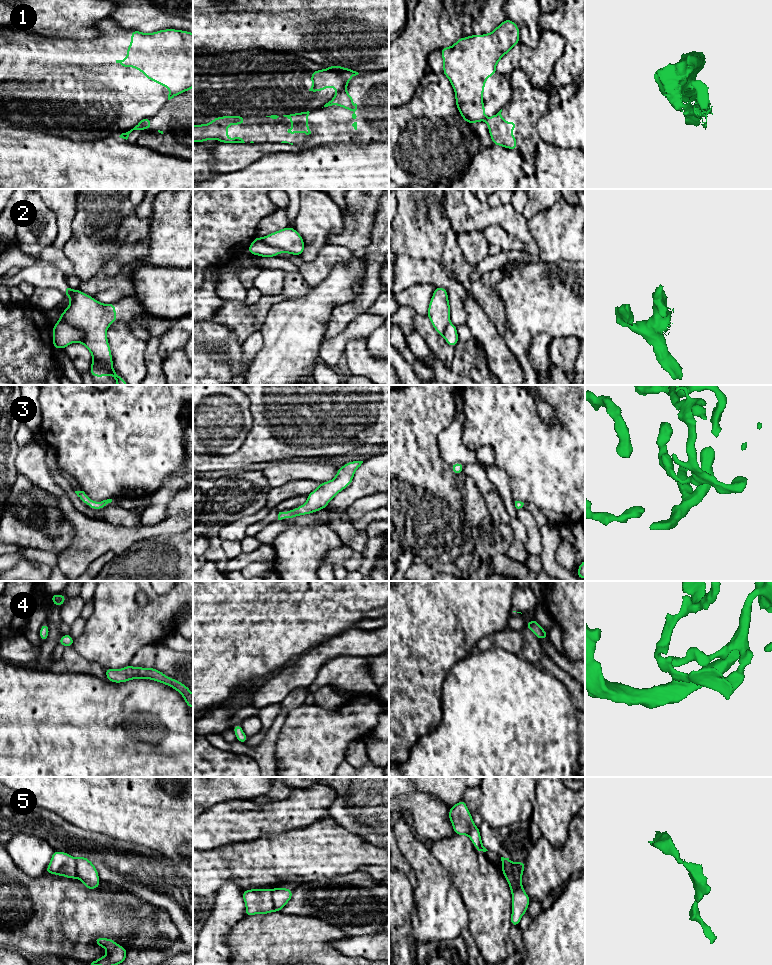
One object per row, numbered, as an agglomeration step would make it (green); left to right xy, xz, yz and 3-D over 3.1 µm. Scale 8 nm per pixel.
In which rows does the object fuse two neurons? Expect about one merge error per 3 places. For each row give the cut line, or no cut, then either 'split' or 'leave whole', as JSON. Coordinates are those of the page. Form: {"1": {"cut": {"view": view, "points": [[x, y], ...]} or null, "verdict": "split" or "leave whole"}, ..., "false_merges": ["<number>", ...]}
{"1": {"cut": {"view": "xz", "points": [[345, 90], [337, 91]]}, "verdict": "split"}, "2": {"cut": null, "verdict": "leave whole"}, "3": {"cut": null, "verdict": "leave whole"}, "4": {"cut": null, "verdict": "leave whole"}, "5": {"cut": {"view": "xz", "points": [[272, 889], [272, 901], [275, 910]]}, "verdict": "split"}, "false_merges": ["1", "5"]}

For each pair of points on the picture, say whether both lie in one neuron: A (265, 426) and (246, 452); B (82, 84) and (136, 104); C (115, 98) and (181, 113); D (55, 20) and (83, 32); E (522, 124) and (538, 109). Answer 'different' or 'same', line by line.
A: same
B: same
C: different
D: same
E: same

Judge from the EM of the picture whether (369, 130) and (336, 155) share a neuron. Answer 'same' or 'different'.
different

